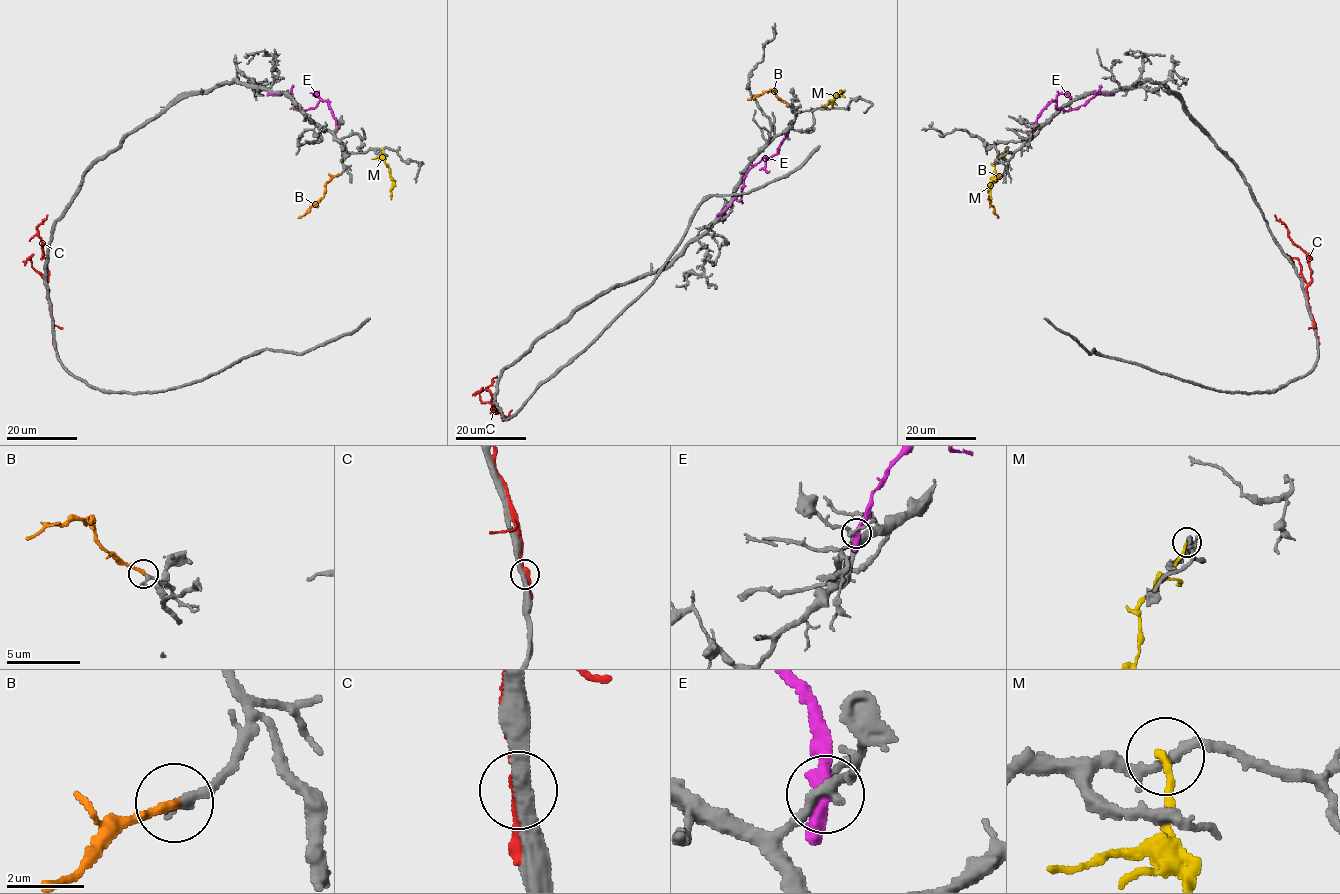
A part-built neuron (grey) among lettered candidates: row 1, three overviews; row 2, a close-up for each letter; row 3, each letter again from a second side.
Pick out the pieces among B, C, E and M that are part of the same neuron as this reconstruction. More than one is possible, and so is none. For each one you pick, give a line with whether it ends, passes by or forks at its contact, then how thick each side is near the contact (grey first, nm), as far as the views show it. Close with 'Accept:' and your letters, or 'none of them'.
B: it ends; calibres 320 and 240 nm
Accept: B

